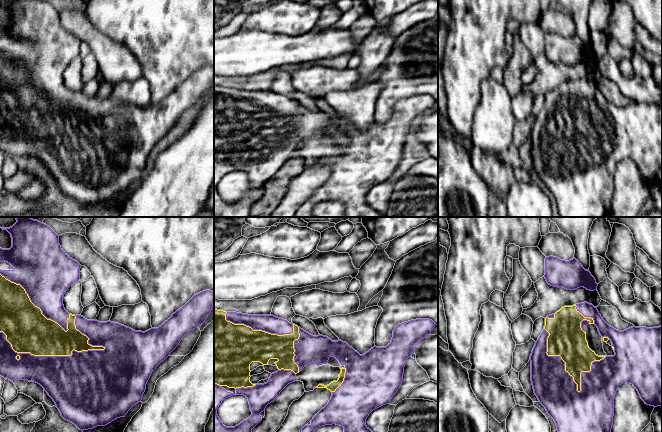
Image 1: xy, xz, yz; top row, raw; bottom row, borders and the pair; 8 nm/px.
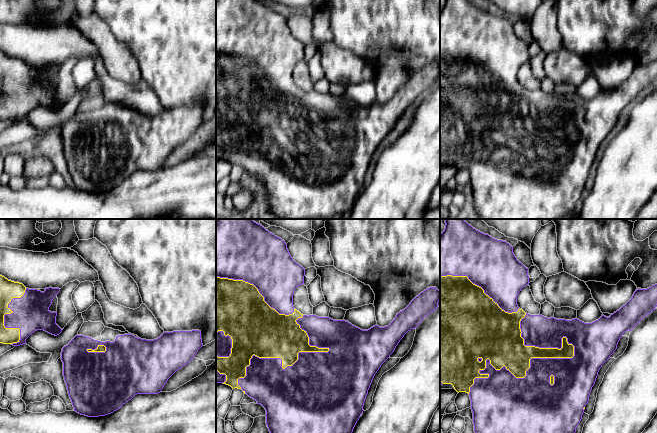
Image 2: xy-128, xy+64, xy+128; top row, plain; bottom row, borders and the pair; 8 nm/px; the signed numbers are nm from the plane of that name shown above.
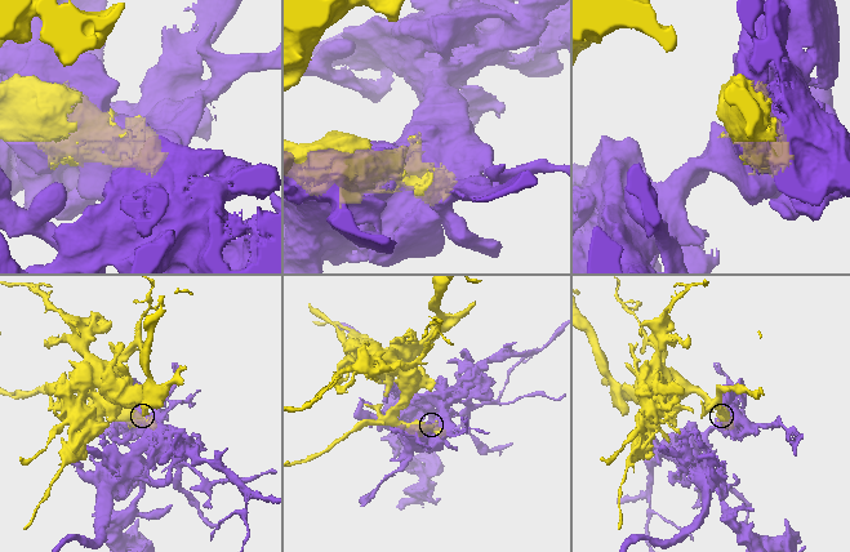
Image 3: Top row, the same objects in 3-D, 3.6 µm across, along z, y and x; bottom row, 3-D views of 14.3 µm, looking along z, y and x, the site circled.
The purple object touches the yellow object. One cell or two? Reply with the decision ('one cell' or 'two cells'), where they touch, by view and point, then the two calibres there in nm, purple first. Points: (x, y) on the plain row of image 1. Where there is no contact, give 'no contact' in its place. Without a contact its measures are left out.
one cell; contact xy (51, 132); calibres 400 and 340 nm

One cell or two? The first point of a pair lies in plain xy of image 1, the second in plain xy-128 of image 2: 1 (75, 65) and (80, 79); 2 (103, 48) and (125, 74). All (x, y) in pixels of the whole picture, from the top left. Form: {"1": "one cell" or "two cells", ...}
{"1": "two cells", "2": "one cell"}

